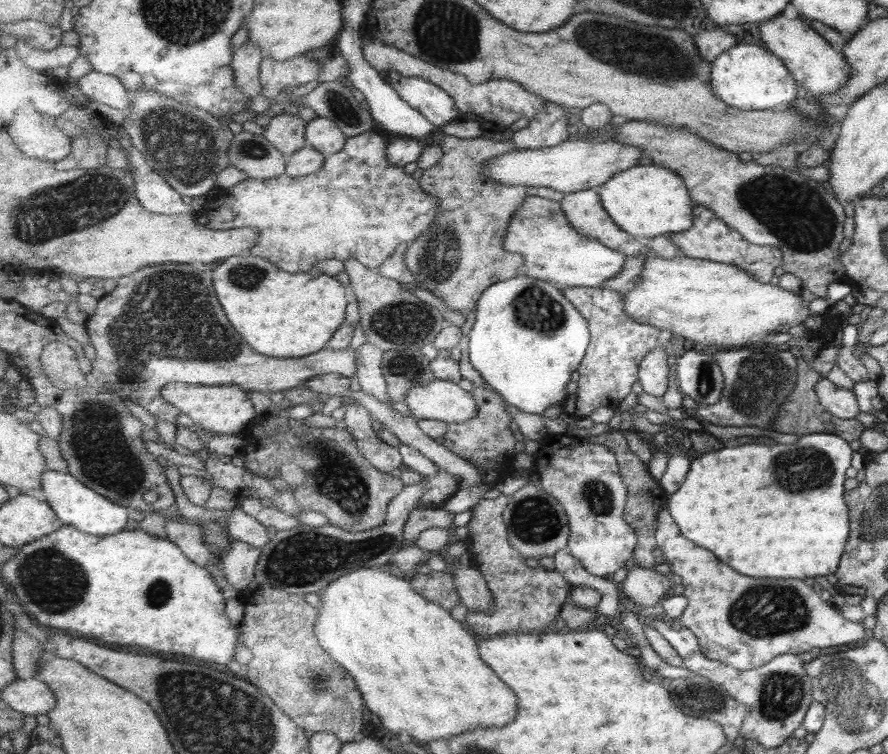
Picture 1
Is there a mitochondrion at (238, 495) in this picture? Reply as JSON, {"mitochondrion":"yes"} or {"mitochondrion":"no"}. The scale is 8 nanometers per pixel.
{"mitochondrion":"no"}

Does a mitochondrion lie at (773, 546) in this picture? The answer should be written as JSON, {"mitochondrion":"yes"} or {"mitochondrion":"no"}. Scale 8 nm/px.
{"mitochondrion":"no"}

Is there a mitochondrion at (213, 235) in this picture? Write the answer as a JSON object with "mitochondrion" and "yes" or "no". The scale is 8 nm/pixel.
{"mitochondrion":"no"}

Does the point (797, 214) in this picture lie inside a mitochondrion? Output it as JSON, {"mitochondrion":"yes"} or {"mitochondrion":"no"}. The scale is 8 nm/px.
{"mitochondrion":"yes"}

